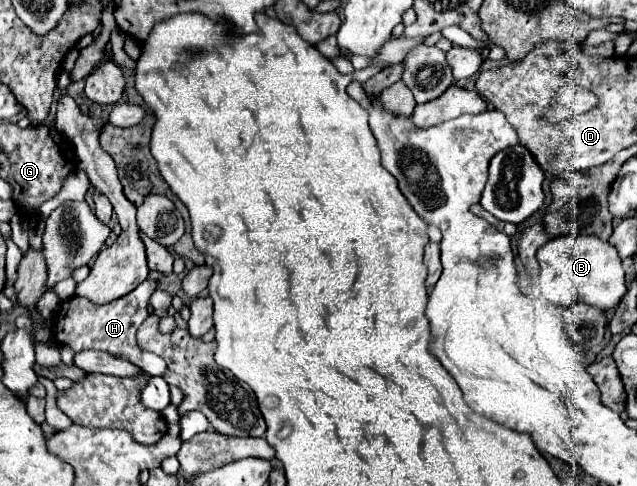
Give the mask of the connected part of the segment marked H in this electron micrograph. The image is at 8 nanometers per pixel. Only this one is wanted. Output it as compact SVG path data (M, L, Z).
M145 280L127 296L123 296L115 302L109 302L109 304L103 304L103 306L75 296L75 298L61 304L61 310L57 312L57 316L51 324L51 332L53 332L57 342L71 346L73 352L81 352L81 350L89 350L89 348L103 350L107 354L113 354L117 358L133 362L135 366L139 366L141 370L145 370L153 376L163 376L167 370L167 362L153 352L141 350L137 346L137 340L135 340L137 328L149 316L149 304L147 302L149 302L155 288L157 288L157 284L153 280Z

